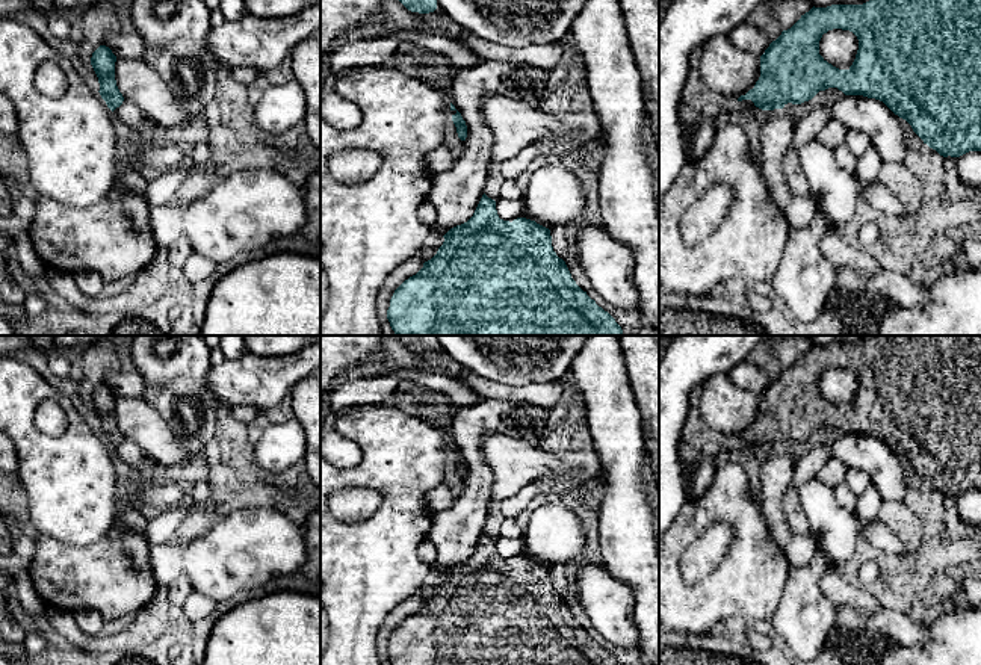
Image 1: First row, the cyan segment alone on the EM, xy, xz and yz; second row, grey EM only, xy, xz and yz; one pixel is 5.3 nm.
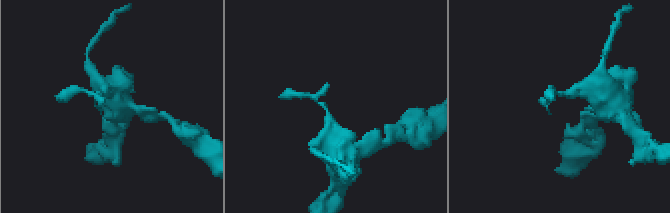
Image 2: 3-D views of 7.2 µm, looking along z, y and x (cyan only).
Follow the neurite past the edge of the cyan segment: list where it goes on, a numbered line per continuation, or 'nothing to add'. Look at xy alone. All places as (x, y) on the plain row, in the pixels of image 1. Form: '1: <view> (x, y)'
nothing to add

